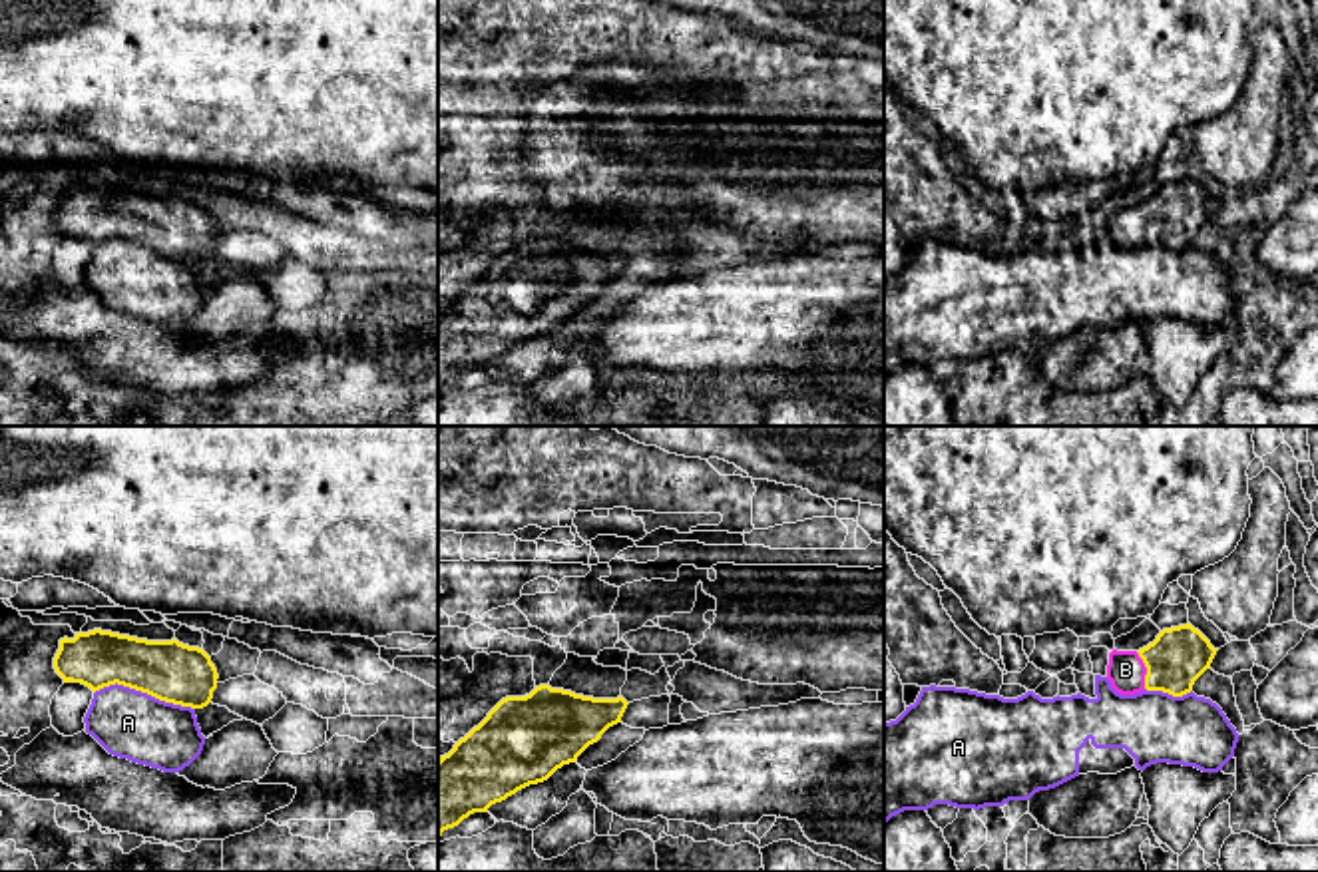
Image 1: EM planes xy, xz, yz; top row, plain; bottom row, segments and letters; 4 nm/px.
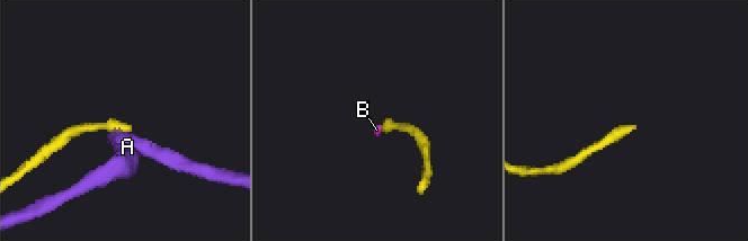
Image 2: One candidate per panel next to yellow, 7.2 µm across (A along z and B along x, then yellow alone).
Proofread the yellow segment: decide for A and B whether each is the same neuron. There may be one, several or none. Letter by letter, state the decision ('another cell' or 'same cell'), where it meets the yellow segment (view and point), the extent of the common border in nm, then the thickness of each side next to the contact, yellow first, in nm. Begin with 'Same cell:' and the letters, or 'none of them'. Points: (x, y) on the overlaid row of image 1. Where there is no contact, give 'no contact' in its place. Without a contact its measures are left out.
Same cell: B
A: another cell; contact xy (144, 691); length 420 nm; calibres 240 and 280 nm
B: same cell; contact yz (1147, 669); length 160 nm; calibres 240 and 150 nm

